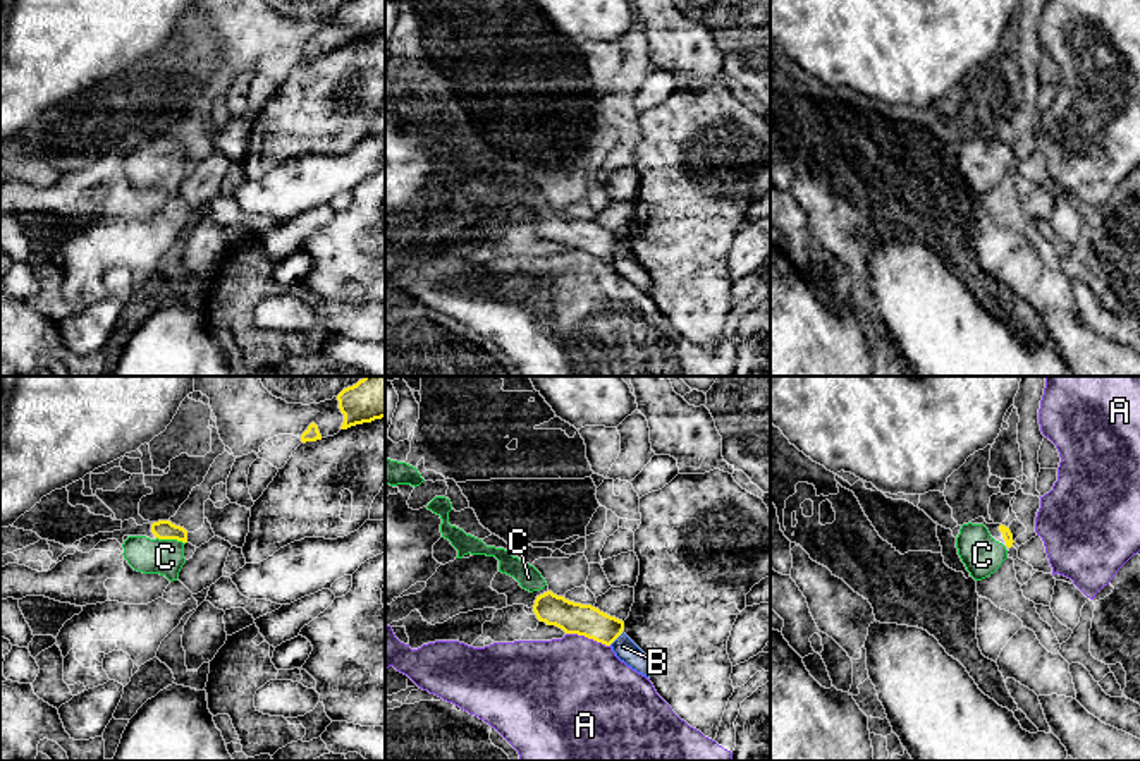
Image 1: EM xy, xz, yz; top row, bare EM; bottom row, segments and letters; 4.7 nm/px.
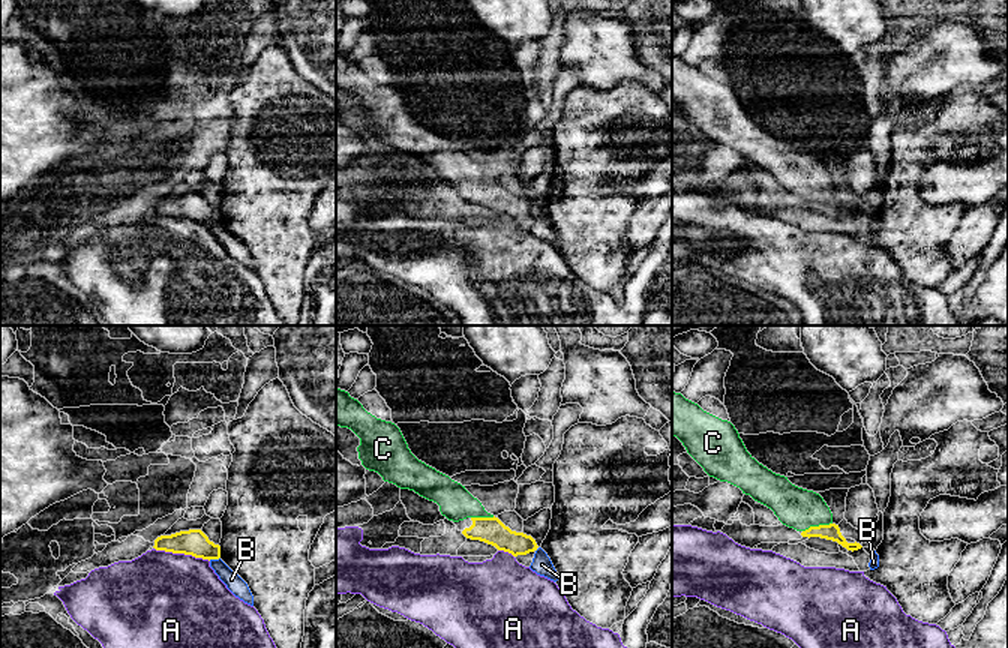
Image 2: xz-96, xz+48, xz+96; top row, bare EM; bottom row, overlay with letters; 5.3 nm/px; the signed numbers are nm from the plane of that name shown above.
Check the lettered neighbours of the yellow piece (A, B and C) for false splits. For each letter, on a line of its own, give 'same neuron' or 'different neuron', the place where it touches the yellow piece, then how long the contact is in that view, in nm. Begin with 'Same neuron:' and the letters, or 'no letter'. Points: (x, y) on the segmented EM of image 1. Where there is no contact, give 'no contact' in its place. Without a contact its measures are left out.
Same neuron: C
A: different neuron | xz (588, 638) | 220 nm
B: different neuron | xz (616, 638) | 90 nm
C: same neuron | xy (171, 538) | 140 nm

